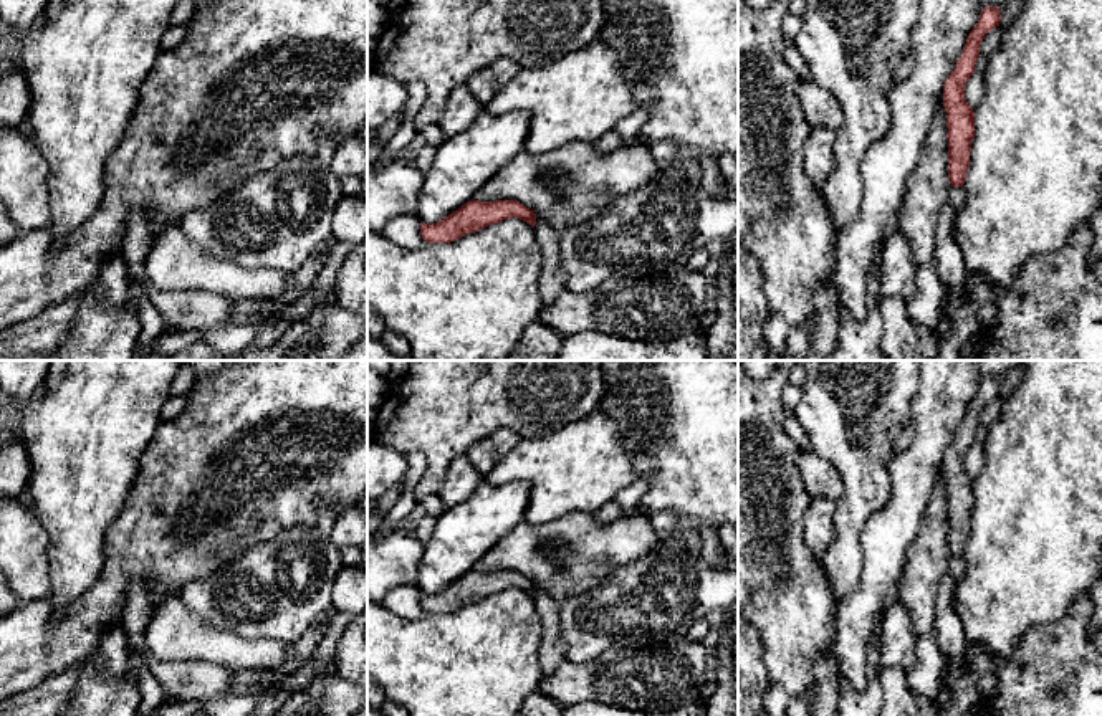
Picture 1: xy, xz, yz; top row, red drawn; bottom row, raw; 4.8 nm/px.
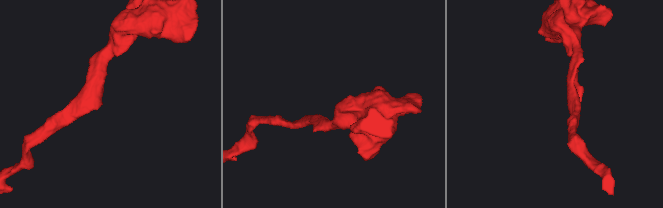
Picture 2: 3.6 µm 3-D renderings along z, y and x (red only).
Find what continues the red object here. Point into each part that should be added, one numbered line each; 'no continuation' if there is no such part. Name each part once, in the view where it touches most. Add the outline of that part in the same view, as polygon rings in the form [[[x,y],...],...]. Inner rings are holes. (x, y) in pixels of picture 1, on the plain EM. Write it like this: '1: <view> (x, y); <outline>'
no continuation

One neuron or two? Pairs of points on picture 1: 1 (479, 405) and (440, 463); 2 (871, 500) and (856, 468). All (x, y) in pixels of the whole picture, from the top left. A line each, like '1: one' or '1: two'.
1: one
2: one

